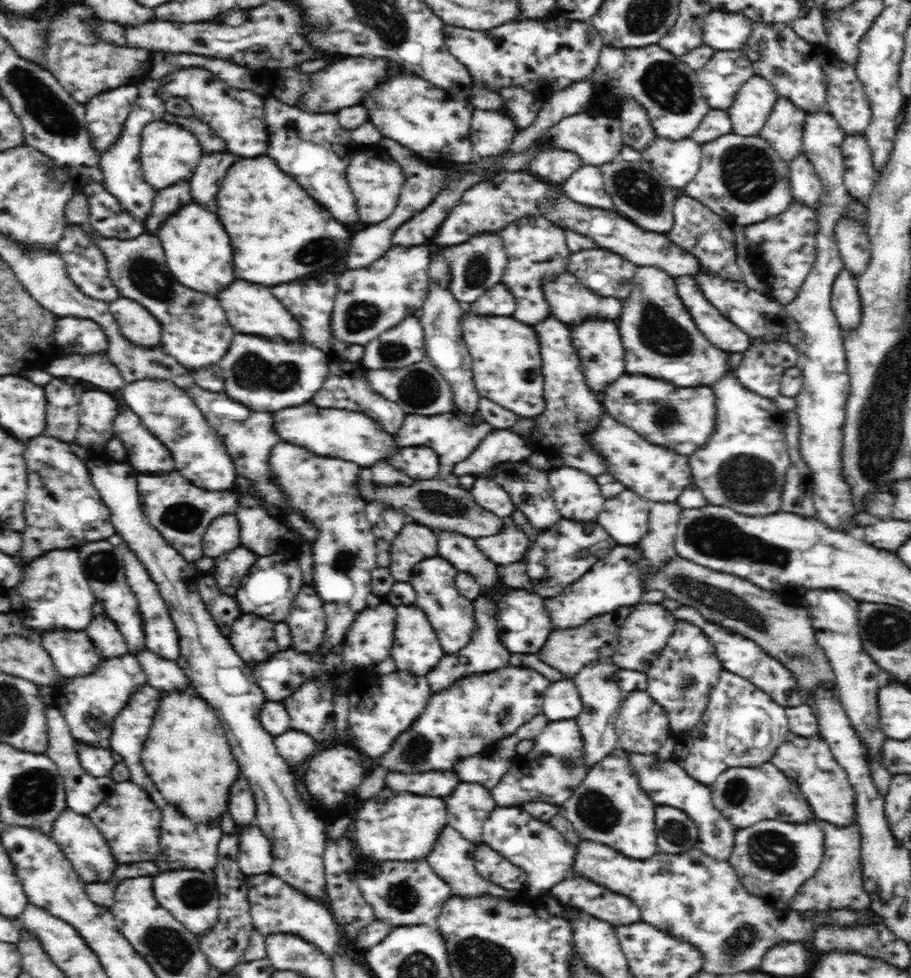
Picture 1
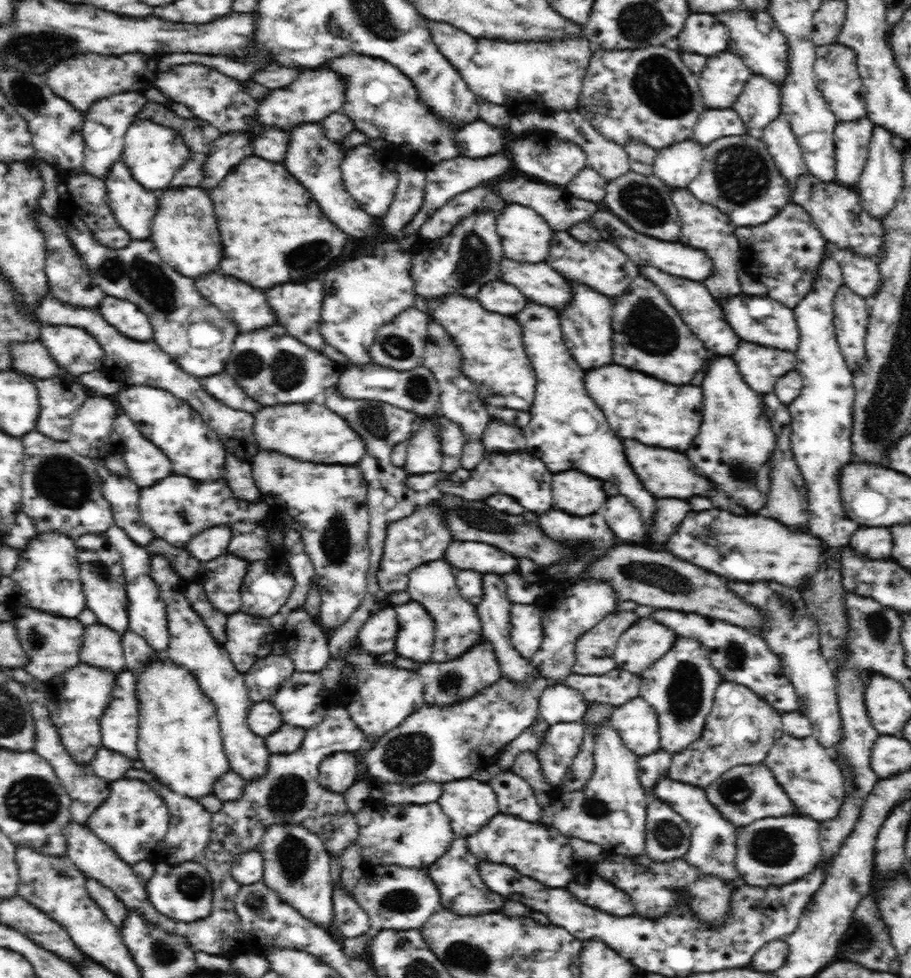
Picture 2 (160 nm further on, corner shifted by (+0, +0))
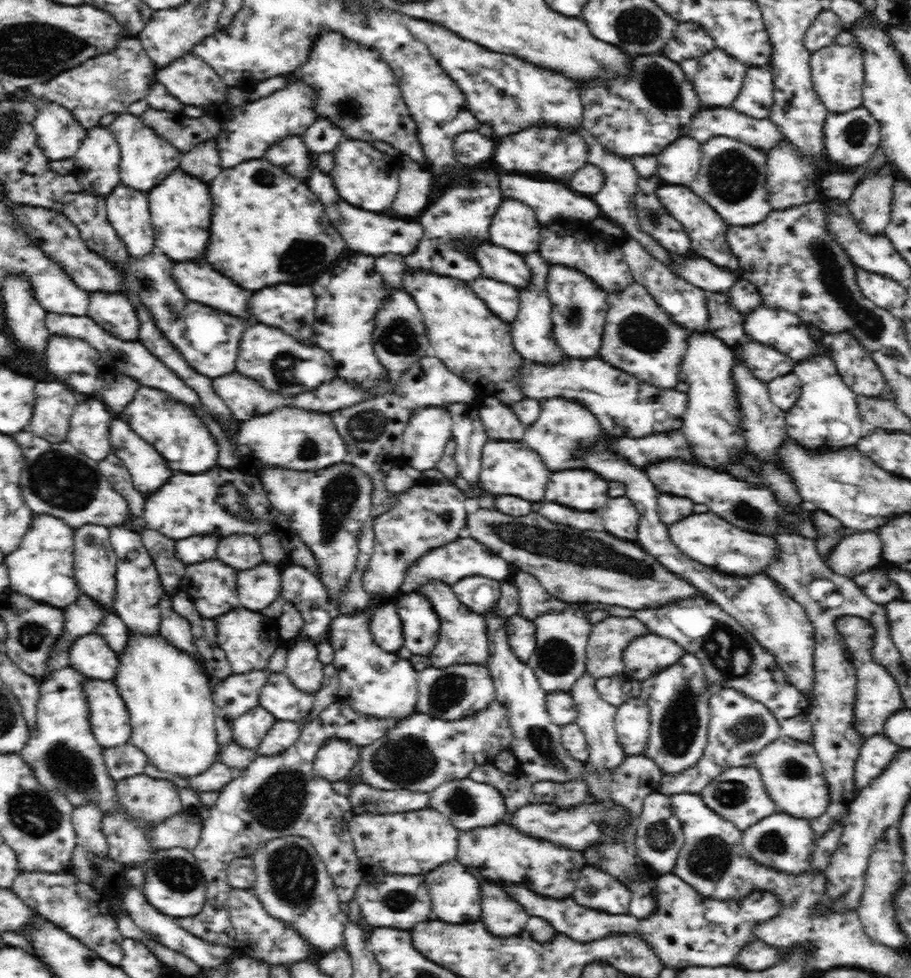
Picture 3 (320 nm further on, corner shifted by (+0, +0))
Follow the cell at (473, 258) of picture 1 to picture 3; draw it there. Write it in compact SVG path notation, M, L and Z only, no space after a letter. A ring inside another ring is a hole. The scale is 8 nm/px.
M482 165L467 172L460 184L455 181L444 194L436 201L430 202L428 210L420 216L420 224L424 226L424 236L418 244L418 252L406 256L406 270L428 270L436 272L442 276L452 276L458 280L464 280L470 284L470 280L480 278L479 264L476 264L470 254L464 252L466 240L472 242L485 242L489 240L490 222L500 202L502 202L502 192L500 192L500 178L498 174Z

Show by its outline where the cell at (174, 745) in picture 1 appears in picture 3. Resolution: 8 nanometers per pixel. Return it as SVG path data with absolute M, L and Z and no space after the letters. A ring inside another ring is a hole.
M129 632L124 650L118 653L119 668L115 678L122 686L122 700L130 717L131 738L129 743L138 746L150 762L174 776L196 776L214 765L219 754L216 726L214 726L213 685L201 664L189 654L170 645L158 632L156 635L140 635Z

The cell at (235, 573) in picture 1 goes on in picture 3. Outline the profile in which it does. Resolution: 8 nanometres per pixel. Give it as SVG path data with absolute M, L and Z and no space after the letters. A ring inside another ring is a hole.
M214 558L188 566L180 589L193 600L196 611L206 619L216 619L240 605L236 570Z

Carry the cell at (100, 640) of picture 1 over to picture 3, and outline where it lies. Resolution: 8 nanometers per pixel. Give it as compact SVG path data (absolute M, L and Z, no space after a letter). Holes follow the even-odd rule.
M91 633L78 638L69 653L71 667L88 680L112 680L117 674L118 653L102 635Z

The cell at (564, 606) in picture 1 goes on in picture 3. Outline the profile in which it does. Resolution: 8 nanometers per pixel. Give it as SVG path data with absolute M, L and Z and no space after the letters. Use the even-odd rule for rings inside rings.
M571 607L563 612L543 614L533 622L537 628L537 646L527 664L533 668L541 688L547 693L569 692L586 671L586 648L593 630L593 625L585 618L586 615L584 610Z

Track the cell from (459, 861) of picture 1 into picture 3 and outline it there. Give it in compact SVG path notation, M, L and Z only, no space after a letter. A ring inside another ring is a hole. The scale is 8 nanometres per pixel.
M451 860L442 863L425 876L430 892L432 918L446 923L473 923L478 921L481 910L482 881L476 880L474 874L466 872L466 868L458 862Z

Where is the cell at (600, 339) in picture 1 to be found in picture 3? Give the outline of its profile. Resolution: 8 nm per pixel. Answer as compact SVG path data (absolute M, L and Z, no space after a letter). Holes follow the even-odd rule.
M549 265L550 268L552 270L548 270L547 274L547 295L552 303L550 320L554 339L568 357L575 359L596 357L597 351L600 350L609 308L608 293L578 270L570 270L563 265Z

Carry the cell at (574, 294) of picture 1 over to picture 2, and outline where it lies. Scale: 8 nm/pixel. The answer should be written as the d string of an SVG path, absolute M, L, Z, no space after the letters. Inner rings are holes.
M503 256L502 262L506 270L502 270L502 280L511 285L518 286L528 300L534 298L538 304L546 304L550 308L562 309L570 302L570 284L567 278L545 263L536 263L536 266L510 261Z

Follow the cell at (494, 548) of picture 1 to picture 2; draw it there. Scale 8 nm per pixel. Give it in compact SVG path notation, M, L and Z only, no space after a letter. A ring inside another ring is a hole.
M453 540L445 550L444 557L454 572L473 570L480 574L505 575L516 572L518 558L506 550L485 542Z

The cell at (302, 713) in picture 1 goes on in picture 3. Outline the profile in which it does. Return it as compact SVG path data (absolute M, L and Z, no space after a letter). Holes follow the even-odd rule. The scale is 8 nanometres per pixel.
M270 672L267 684L258 694L258 704L278 721L298 721L314 708L314 694L294 686L283 673Z

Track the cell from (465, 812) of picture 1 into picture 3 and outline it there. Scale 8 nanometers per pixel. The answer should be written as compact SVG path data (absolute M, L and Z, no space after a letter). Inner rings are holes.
M470 777L442 783L434 789L434 792L428 794L428 798L430 798L429 806L434 806L438 812L450 818L450 822L458 830L474 830L482 826L492 826L494 822L500 822L507 814L502 793L498 792L496 787L475 781Z

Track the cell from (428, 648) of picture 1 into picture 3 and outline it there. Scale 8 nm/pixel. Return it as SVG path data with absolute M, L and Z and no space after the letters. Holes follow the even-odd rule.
M419 592L402 594L394 600L402 620L404 646L412 654L429 656L438 642L440 618L436 615L429 598Z

